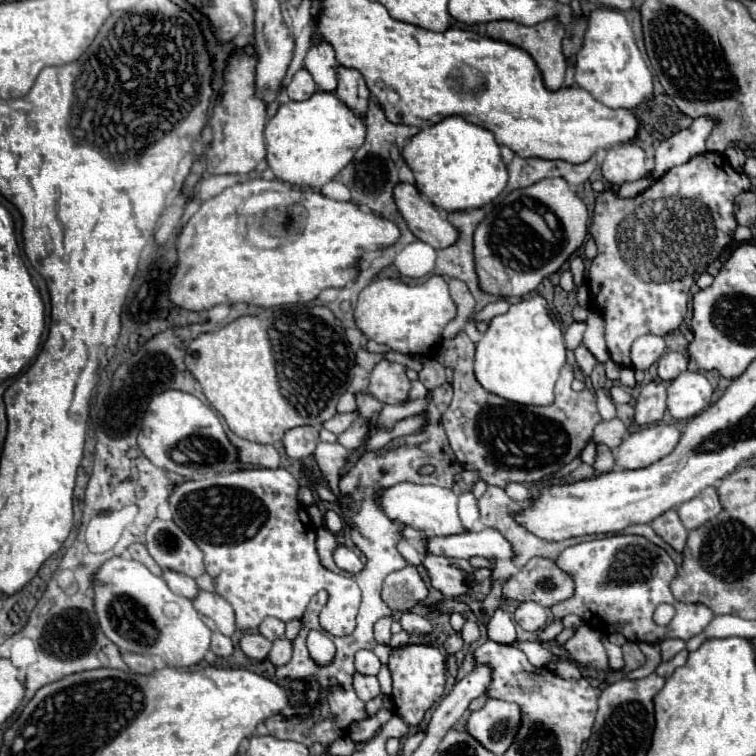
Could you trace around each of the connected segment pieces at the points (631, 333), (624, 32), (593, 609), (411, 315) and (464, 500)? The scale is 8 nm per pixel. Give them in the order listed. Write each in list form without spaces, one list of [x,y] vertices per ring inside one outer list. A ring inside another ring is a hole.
[[[706,151],[666,171],[650,189],[636,197],[618,199],[612,191],[604,191],[596,197],[590,235],[596,239],[598,253],[588,269],[588,287],[592,293],[592,307],[606,317],[606,345],[610,357],[618,365],[630,365],[630,345],[634,339],[646,333],[666,335],[684,321],[690,287],[734,239],[734,197],[748,189],[750,179],[744,173],[732,169],[724,155]]]
[[[596,9],[588,17],[584,47],[576,55],[575,83],[610,109],[636,109],[654,99],[654,77],[634,43],[626,17],[616,9]]]
[[[610,535],[586,541],[564,549],[556,563],[576,581],[574,595],[568,601],[552,607],[556,619],[574,613],[594,629],[608,635],[622,633],[634,643],[660,643],[664,639],[688,641],[690,637],[702,633],[704,627],[714,619],[710,607],[702,603],[680,603],[672,595],[670,583],[678,575],[678,567],[662,547],[650,543],[646,537]],[[660,603],[670,603],[676,607],[676,617],[666,627],[656,625],[652,619],[652,613]]]
[[[432,275],[426,283],[418,283],[418,285],[408,285],[408,283],[386,277],[386,279],[376,279],[368,287],[362,289],[362,293],[358,295],[358,305],[356,305],[354,317],[356,317],[356,327],[368,339],[374,339],[380,345],[388,345],[392,351],[398,351],[404,355],[430,357],[440,343],[442,329],[446,327],[446,323],[450,323],[456,317],[456,303],[452,301],[452,297],[448,293],[446,279],[440,275]]]
[[[464,493],[464,495],[460,495],[458,513],[460,513],[460,519],[462,519],[464,527],[474,525],[474,519],[480,517],[480,513],[478,513],[478,501],[476,501],[476,497],[474,497],[472,493]]]

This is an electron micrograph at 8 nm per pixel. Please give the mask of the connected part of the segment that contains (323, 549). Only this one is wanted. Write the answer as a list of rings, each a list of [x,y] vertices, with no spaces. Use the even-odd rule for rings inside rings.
[[[318,529],[316,531],[316,549],[318,549],[318,557],[322,559],[322,565],[334,573],[342,573],[336,565],[334,565],[334,559],[332,559],[332,553],[334,549],[338,547],[334,535],[328,531],[328,529]]]

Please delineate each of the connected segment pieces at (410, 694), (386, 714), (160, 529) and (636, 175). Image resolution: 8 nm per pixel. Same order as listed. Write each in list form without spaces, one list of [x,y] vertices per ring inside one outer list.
[[[406,645],[392,649],[390,661],[388,661],[390,673],[392,673],[392,705],[394,715],[402,717],[408,727],[420,725],[426,711],[442,697],[446,675],[444,675],[444,655],[428,645]]]
[[[380,707],[376,711],[376,715],[368,717],[366,721],[358,721],[358,723],[352,723],[350,729],[348,729],[348,735],[352,741],[356,743],[364,743],[368,739],[372,739],[376,735],[376,731],[392,717],[392,711],[388,707]]]
[[[154,519],[146,531],[146,547],[162,569],[178,571],[194,579],[204,573],[202,551],[174,521]]]
[[[622,143],[610,147],[602,163],[602,175],[612,185],[642,179],[646,175],[644,149],[636,143]]]

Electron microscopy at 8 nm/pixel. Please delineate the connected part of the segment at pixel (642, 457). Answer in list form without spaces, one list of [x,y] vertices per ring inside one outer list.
[[[656,423],[630,433],[616,449],[616,465],[622,469],[642,469],[666,457],[680,441],[680,427]]]

